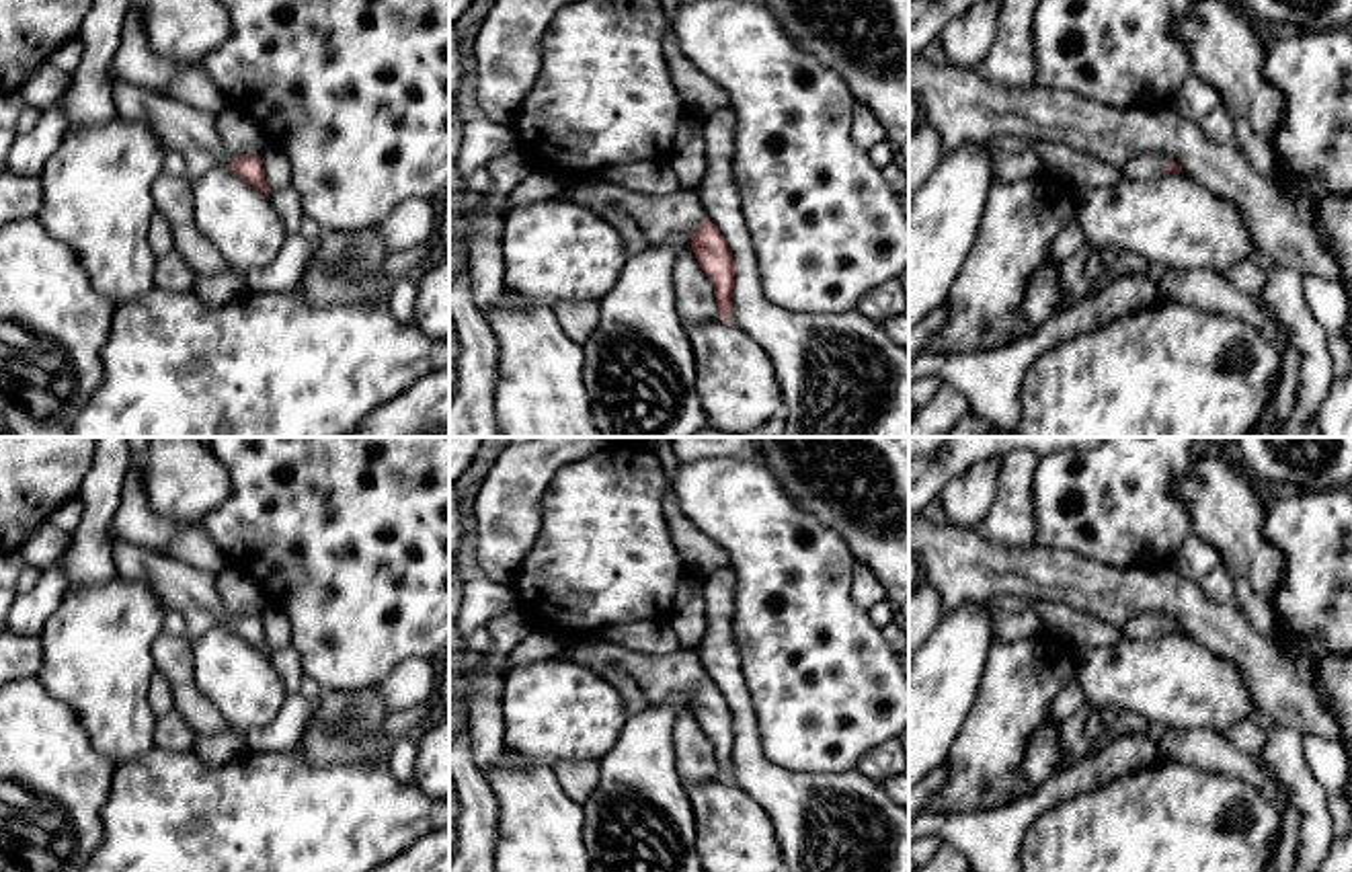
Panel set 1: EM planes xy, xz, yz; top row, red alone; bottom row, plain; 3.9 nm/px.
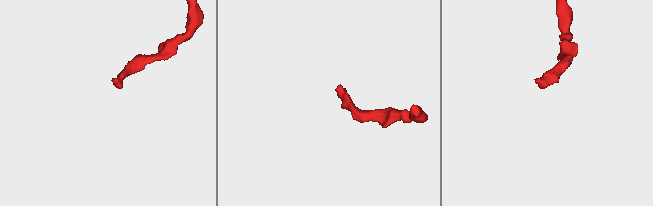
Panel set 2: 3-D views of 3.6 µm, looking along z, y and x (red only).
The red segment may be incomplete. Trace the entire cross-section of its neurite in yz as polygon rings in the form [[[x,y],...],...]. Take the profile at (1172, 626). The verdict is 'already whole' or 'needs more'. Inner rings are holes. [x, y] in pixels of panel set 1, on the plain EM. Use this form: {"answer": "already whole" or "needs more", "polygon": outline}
{"answer": "needs more", "polygon": [[[1145,611],[1126,622],[1120,630],[1124,638],[1153,638],[1163,632],[1182,632],[1182,628],[1161,611]]]}

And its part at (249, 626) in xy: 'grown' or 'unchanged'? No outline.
grown

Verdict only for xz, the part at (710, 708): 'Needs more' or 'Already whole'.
Needs more

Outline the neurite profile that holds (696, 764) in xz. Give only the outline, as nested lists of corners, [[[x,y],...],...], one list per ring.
[[[693,710],[677,720],[673,741],[677,751],[677,774],[685,788],[720,778],[714,743],[700,726]]]

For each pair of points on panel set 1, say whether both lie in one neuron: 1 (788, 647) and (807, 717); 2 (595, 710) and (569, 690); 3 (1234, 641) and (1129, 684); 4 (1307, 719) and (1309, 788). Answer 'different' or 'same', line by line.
1: same
2: same
3: different
4: different

